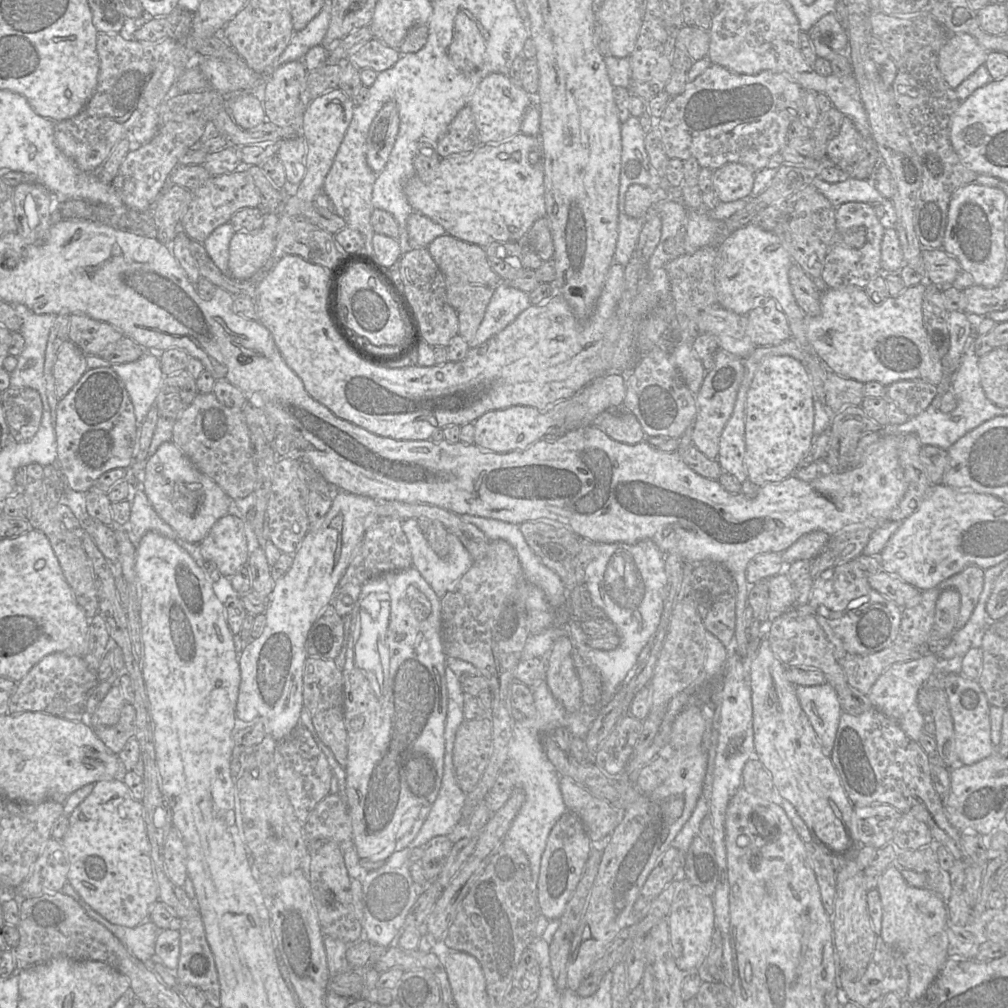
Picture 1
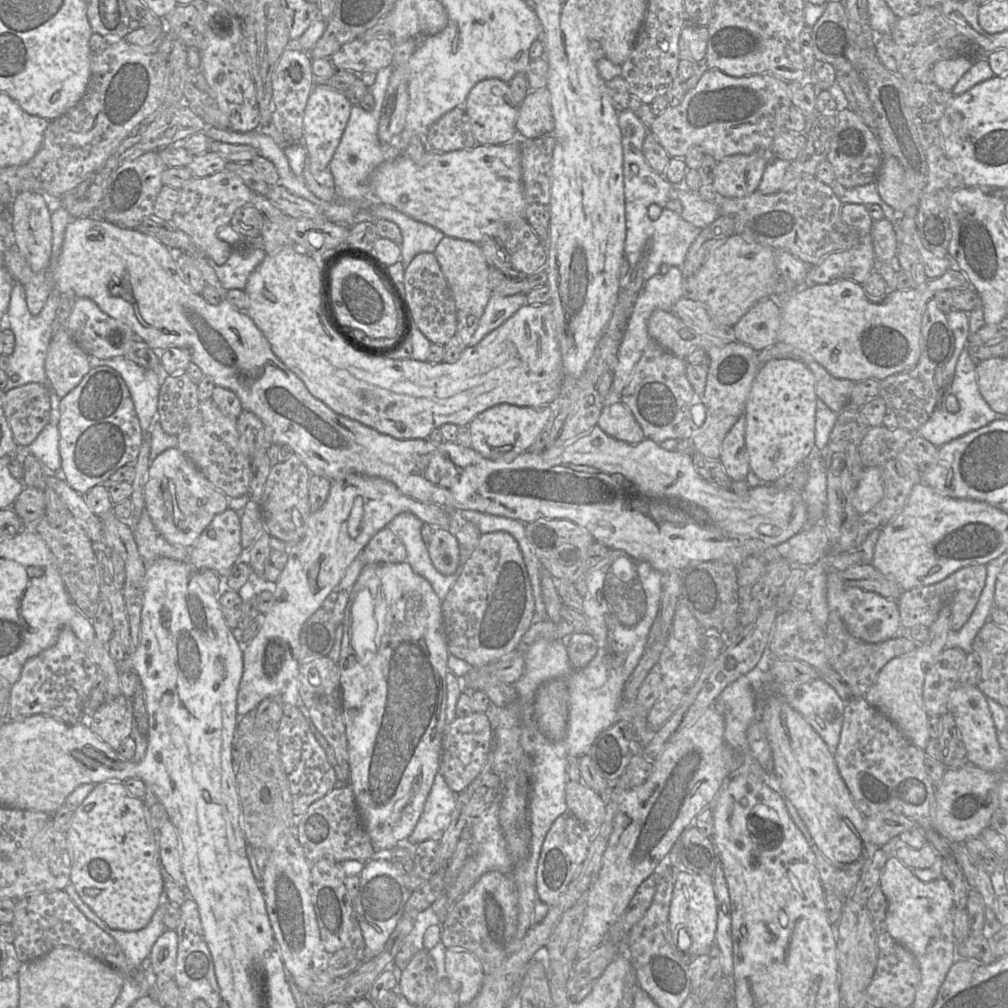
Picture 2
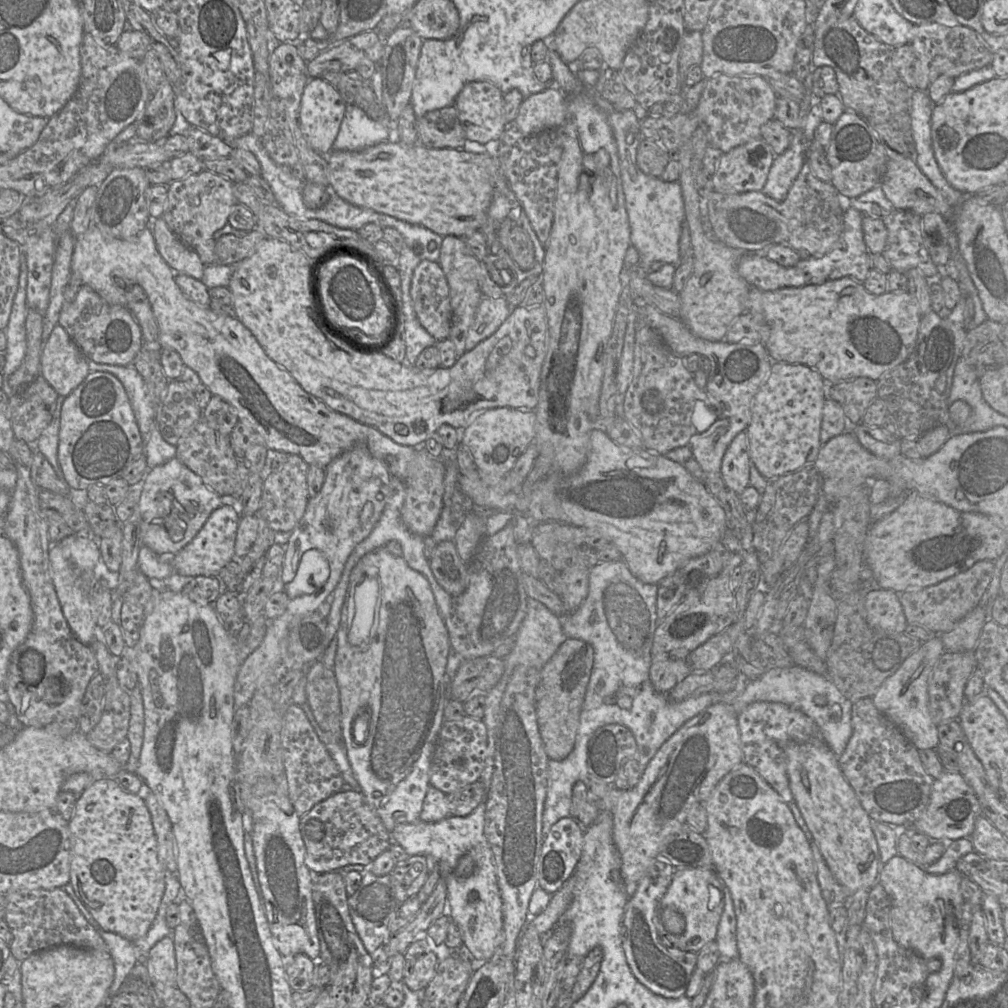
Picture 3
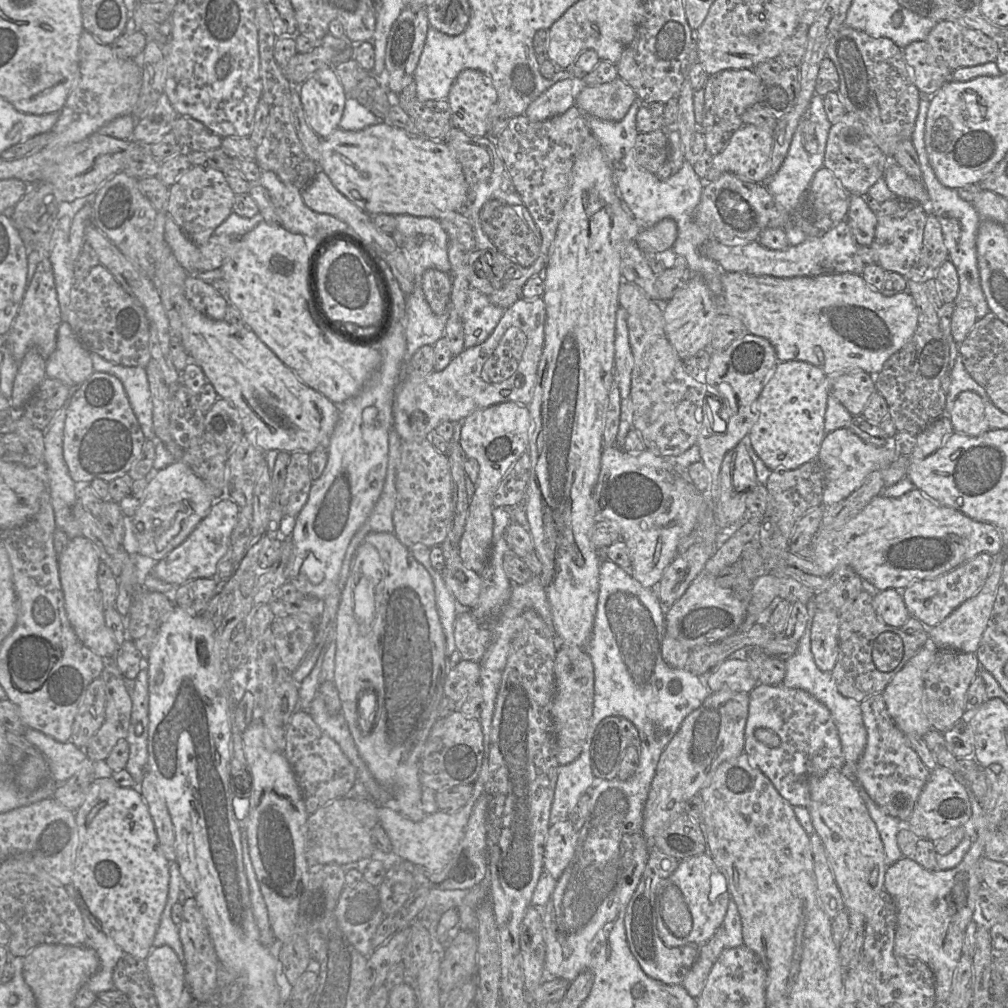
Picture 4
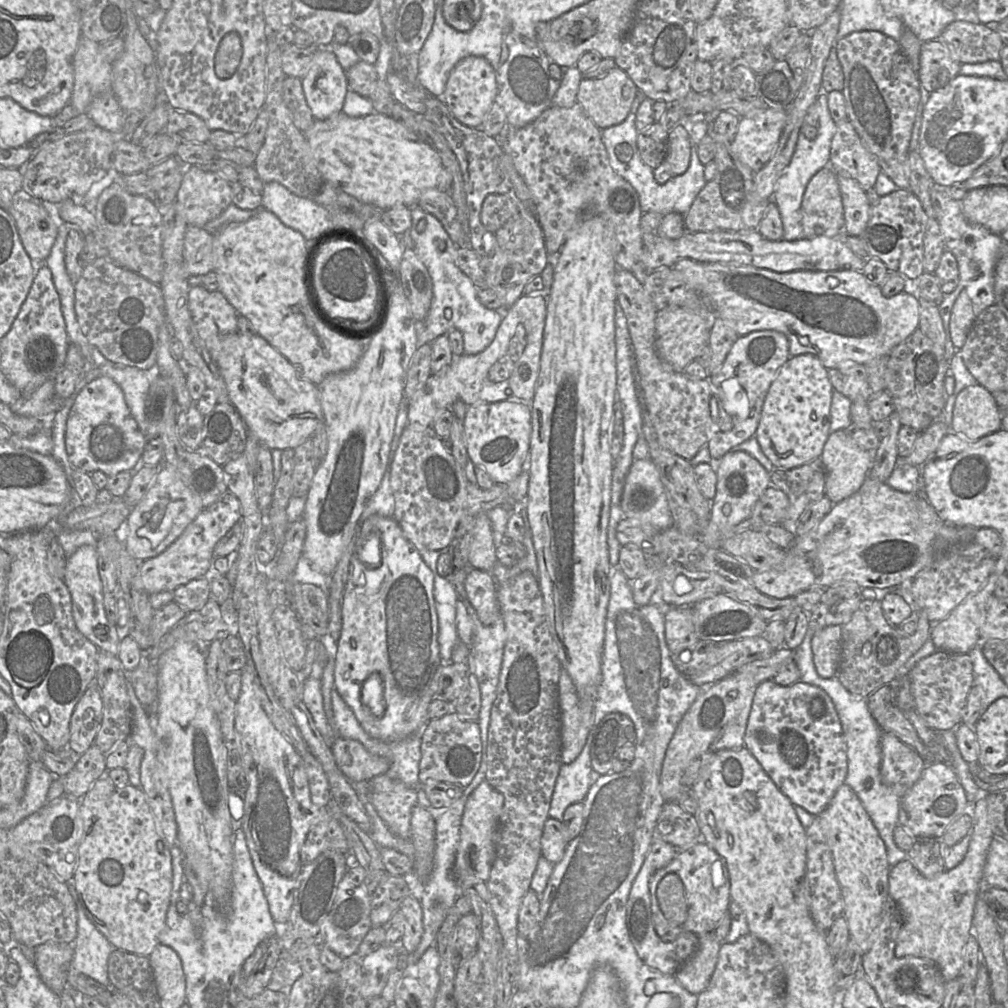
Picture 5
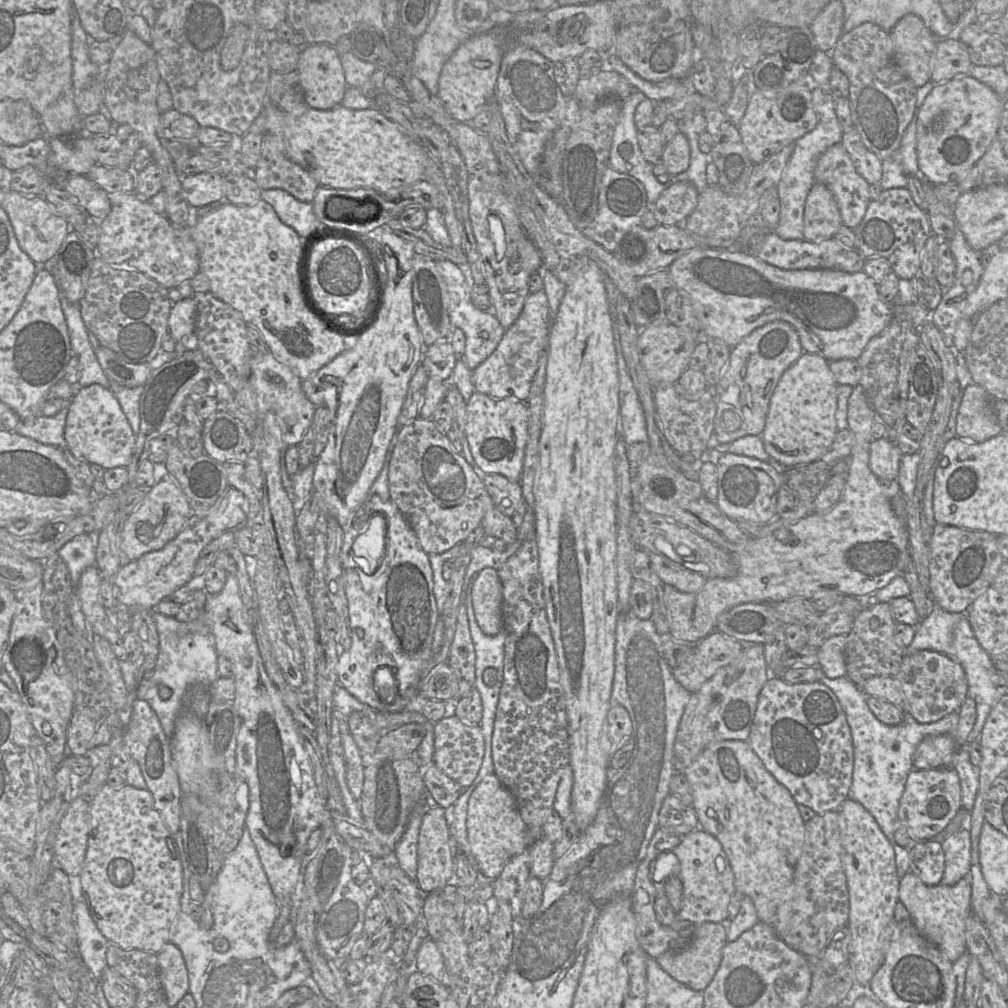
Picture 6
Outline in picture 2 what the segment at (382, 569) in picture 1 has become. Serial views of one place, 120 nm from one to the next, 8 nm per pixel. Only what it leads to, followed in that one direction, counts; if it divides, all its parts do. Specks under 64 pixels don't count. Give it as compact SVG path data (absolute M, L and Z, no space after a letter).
M388 527L377 532L361 552L364 565L402 563L406 558L405 546Z

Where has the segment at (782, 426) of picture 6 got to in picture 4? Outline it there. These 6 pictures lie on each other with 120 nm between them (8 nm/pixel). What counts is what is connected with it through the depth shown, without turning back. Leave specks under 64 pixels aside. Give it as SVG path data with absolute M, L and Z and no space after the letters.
M802 361L778 362L757 401L757 419L748 439L771 471L794 470L817 458L825 437L827 376L816 366Z

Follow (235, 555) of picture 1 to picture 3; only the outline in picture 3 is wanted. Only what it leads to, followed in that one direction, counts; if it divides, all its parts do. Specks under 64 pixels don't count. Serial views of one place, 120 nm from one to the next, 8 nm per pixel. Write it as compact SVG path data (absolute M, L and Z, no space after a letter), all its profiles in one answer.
M221 505L213 510L196 536L170 559L174 571L188 577L217 577L221 569L234 558L234 545L240 518L238 510L232 505Z

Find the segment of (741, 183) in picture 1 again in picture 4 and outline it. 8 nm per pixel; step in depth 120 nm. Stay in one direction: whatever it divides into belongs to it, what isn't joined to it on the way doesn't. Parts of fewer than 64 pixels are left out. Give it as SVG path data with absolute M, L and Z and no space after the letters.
M743 124L732 133L728 145L712 160L712 165L703 181L715 181L722 173L730 172L743 180L763 183L768 179L769 159L772 152L773 131L766 131L751 124Z

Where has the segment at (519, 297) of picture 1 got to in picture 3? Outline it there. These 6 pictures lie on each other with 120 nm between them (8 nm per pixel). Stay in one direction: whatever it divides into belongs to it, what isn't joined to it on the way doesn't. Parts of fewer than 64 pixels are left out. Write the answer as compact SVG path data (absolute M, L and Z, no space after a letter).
M483 294L474 321L468 331L465 350L472 350L479 342L491 336L510 315L513 308L515 307L512 307L504 297L491 298Z

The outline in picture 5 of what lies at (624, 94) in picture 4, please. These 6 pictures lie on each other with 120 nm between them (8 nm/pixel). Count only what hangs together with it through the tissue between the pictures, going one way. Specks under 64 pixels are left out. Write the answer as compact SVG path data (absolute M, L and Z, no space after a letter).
M618 67L604 75L581 79L577 103L601 130L622 123L628 116L638 89Z

